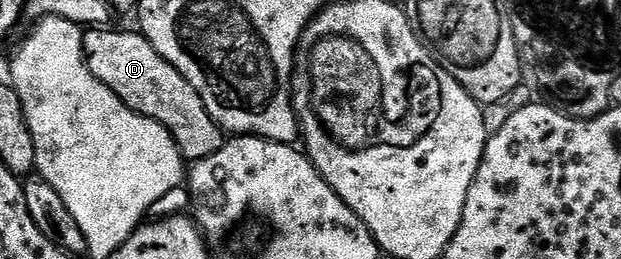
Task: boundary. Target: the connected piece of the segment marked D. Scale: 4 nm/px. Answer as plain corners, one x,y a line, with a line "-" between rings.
89,29
84,32
85,61
91,73
111,93
115,93
135,113
146,115
163,125
173,135
177,148
186,160
196,161
214,155
221,148
223,129
207,113
199,93
159,52
145,36
133,31

